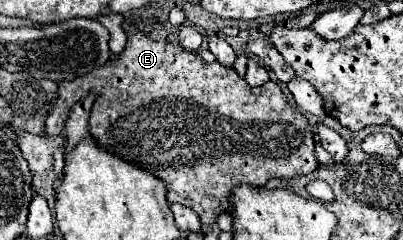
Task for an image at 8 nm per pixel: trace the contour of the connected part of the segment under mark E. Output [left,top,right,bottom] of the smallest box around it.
[46,22,318,224]

